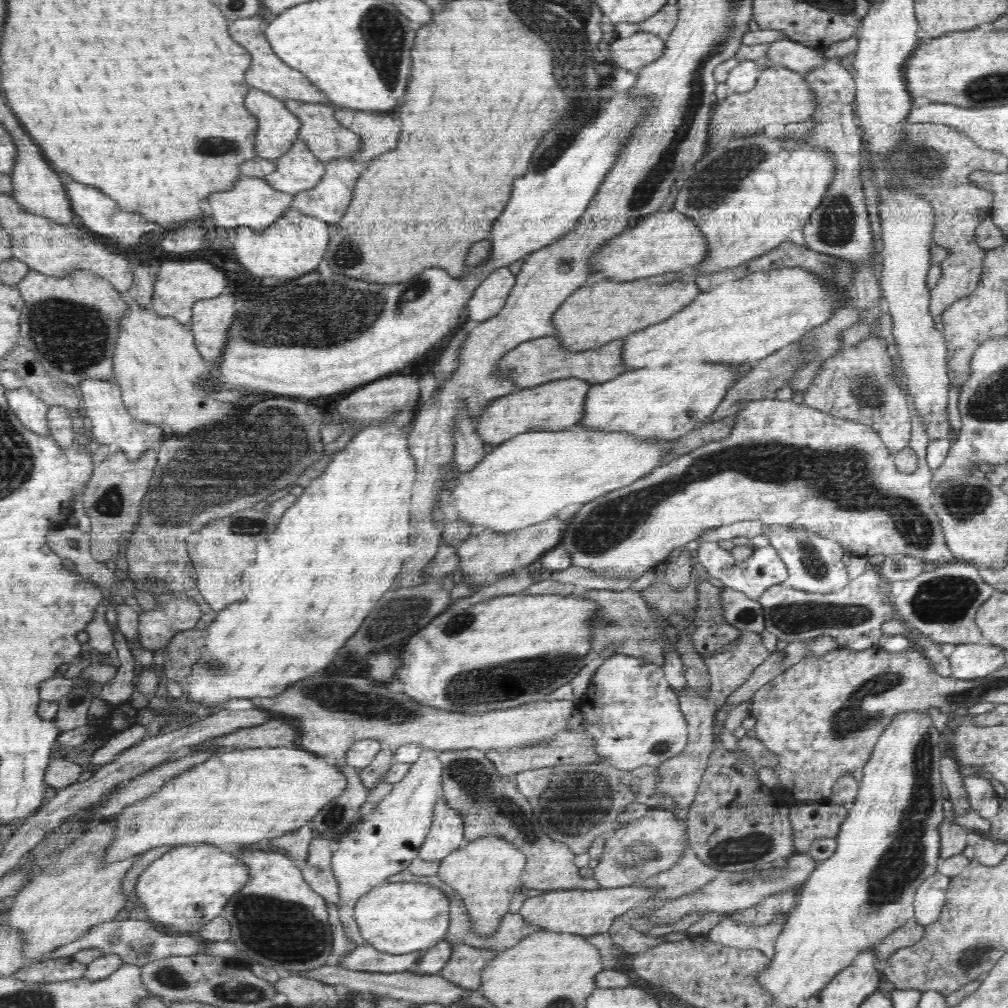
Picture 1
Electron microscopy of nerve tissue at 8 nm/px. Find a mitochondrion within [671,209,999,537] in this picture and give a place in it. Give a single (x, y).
(963, 502)

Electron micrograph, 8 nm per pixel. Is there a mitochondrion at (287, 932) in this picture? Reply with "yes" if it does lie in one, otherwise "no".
yes

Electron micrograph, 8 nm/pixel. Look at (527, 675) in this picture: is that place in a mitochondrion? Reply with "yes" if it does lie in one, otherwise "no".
yes

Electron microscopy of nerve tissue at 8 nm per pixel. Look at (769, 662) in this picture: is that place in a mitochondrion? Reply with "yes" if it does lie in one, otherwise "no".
no

